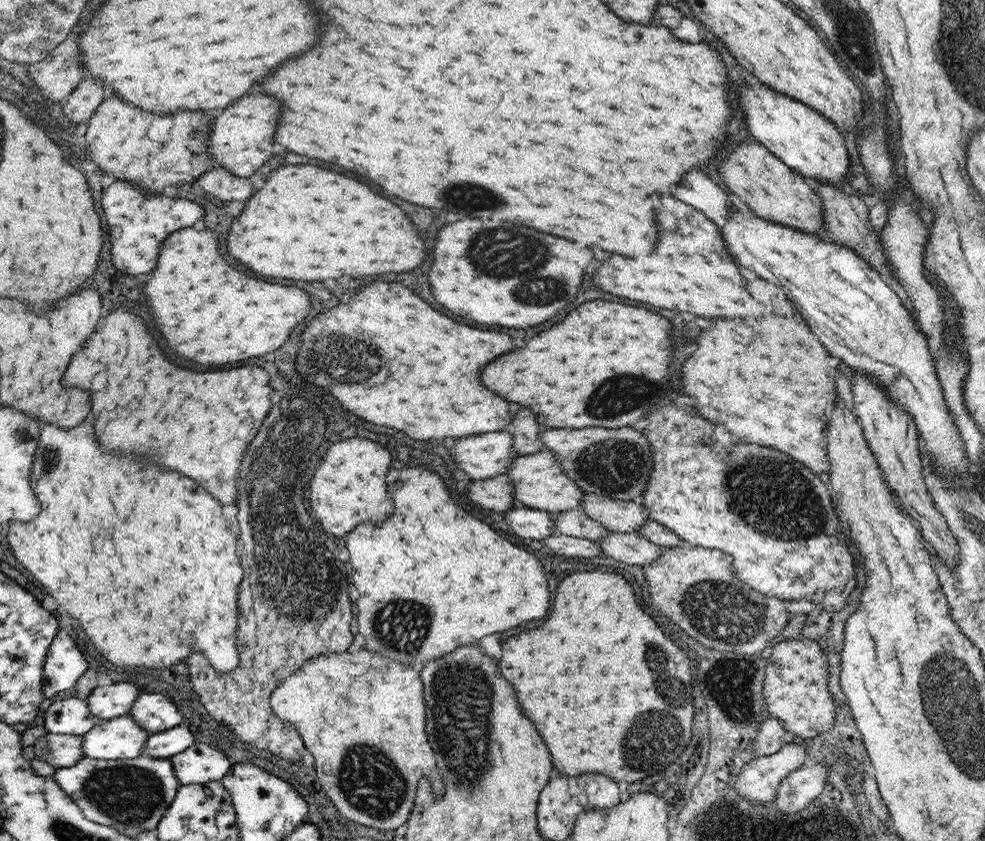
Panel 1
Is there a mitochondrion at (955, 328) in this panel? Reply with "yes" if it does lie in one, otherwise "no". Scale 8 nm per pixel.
no

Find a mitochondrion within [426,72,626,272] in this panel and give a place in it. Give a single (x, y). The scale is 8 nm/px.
(466, 197)

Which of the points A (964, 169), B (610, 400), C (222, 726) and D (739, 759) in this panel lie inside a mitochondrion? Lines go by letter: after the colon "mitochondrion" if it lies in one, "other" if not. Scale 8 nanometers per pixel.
A: other
B: mitochondrion
C: other
D: other

